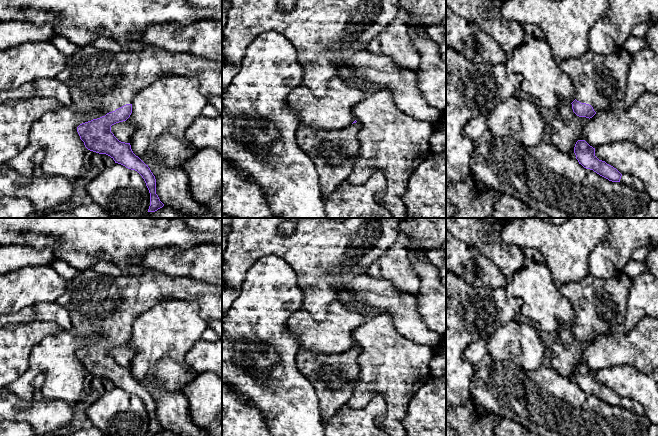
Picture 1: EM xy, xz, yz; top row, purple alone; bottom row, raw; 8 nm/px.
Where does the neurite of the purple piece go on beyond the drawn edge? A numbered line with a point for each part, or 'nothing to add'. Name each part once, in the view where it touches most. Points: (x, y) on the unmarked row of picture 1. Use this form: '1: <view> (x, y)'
1: xy (100, 304)

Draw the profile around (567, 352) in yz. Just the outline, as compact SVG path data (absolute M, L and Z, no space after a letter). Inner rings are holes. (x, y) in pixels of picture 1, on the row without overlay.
M561 324L560 332L551 347L548 365L564 377L574 375L576 366L584 364L583 353L588 344L589 342L577 340L571 327Z

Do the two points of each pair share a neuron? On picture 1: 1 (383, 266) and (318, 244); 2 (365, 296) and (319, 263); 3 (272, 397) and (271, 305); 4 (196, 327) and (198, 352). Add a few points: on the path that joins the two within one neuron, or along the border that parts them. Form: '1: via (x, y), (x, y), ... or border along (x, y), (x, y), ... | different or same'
1: border along (390, 246), (365, 272) | different
2: border along (365, 272), (353, 277), (339, 288) | different
3: via (285, 374), (285, 345), (271, 331), (271, 328) | same
4: border along (200, 338), (187, 351), (184, 361) | different

